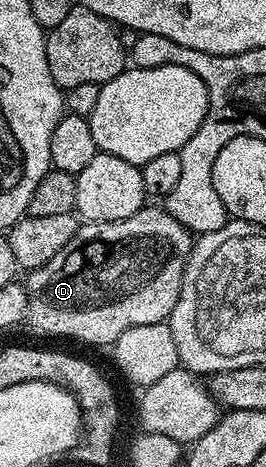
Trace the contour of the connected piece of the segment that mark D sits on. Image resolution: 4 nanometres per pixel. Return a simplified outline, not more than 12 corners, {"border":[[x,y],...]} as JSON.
{"border":[[165,208],[86,222],[25,275],[42,334],[166,322],[195,239]]}

